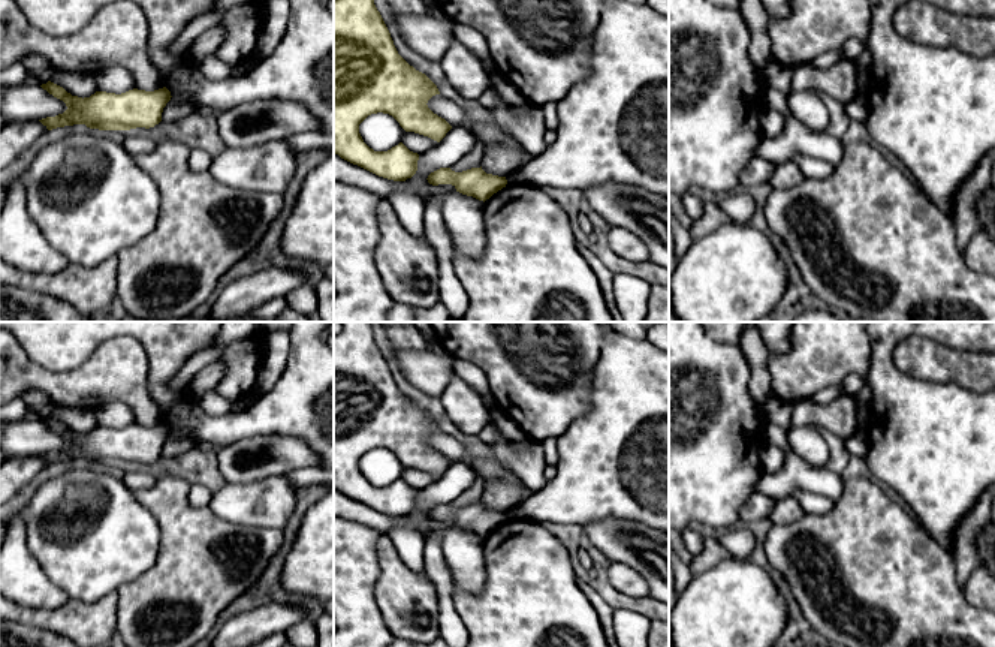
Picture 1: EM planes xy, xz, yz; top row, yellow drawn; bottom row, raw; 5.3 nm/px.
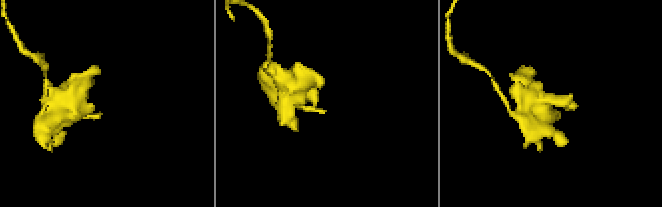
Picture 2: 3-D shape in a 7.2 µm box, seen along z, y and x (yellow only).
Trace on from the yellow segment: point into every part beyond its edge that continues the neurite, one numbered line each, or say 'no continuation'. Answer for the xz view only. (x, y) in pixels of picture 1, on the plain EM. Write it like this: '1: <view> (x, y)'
no continuation

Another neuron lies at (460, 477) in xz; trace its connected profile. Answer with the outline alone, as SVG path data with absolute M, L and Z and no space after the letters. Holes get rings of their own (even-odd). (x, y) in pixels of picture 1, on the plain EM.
M468 461L452 463L435 482L419 490L416 509L404 517L404 523L386 533L407 568L416 572L425 571L423 536L416 527L420 521L428 520L428 511L440 503L455 500L471 488L476 481L477 472Z

